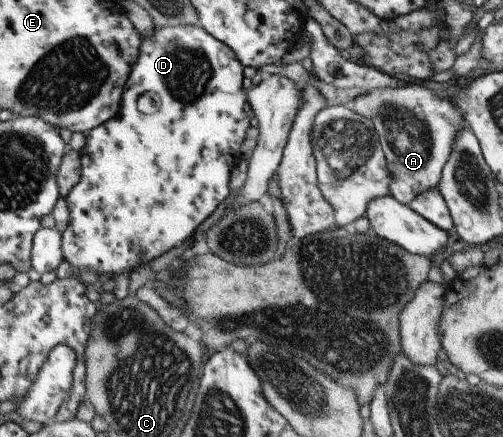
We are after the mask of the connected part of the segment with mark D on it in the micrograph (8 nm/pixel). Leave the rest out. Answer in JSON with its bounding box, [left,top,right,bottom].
[62,23,252,277]

